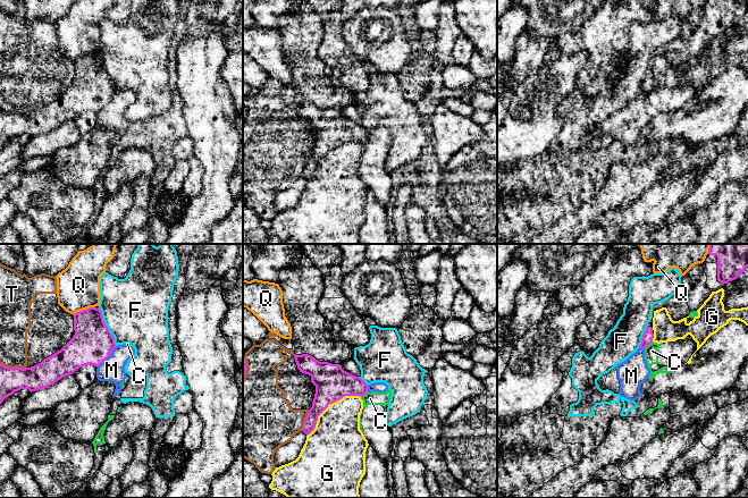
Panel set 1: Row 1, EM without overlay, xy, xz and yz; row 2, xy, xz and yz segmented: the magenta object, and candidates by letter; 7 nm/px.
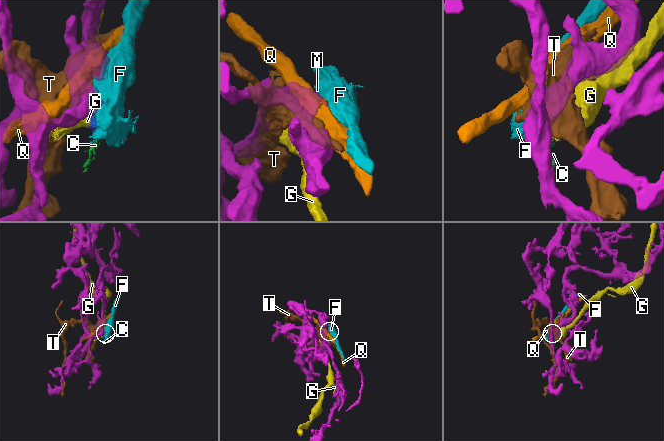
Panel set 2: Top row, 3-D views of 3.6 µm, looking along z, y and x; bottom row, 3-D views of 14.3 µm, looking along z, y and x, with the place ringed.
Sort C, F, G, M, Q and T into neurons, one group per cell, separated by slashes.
C M / F / G / Q / T

